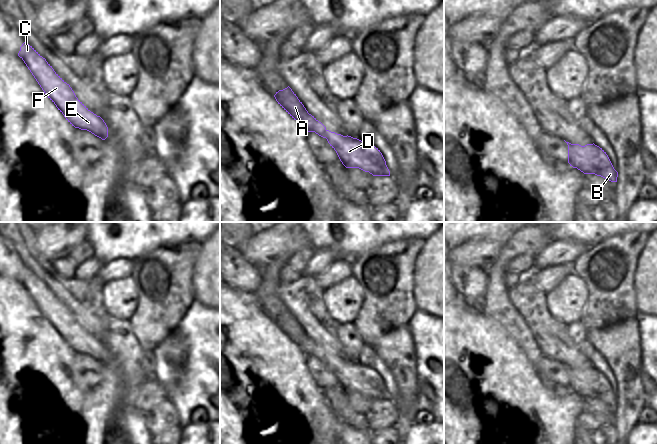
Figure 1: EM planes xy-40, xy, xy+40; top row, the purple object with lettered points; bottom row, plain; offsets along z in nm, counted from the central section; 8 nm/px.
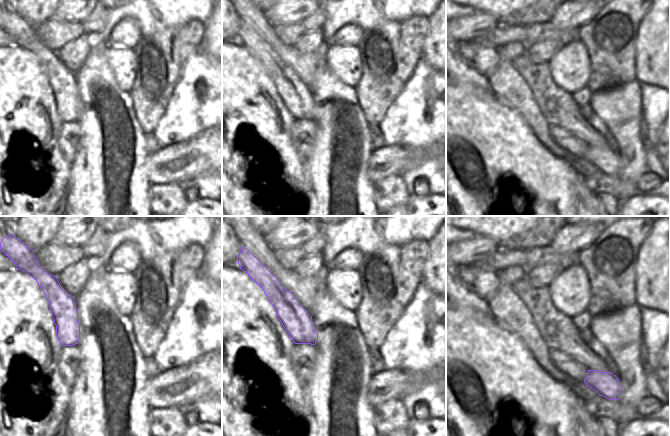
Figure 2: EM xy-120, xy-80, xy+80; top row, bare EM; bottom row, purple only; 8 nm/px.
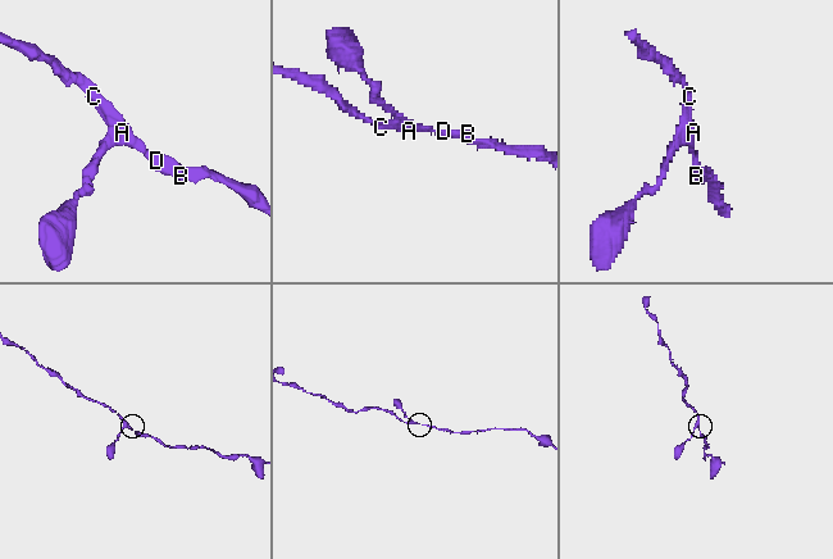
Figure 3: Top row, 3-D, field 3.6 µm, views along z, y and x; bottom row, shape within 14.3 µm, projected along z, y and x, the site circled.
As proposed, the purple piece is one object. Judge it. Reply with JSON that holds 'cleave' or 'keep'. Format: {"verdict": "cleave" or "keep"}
{"verdict": "keep"}

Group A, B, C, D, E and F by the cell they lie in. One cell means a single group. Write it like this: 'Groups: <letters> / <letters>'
Groups: A B C D E F

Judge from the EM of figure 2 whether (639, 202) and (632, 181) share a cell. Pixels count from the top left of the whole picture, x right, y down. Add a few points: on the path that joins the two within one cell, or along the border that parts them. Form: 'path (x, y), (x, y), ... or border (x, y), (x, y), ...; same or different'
border (636, 194), (628, 197), (622, 203), (619, 202); different

